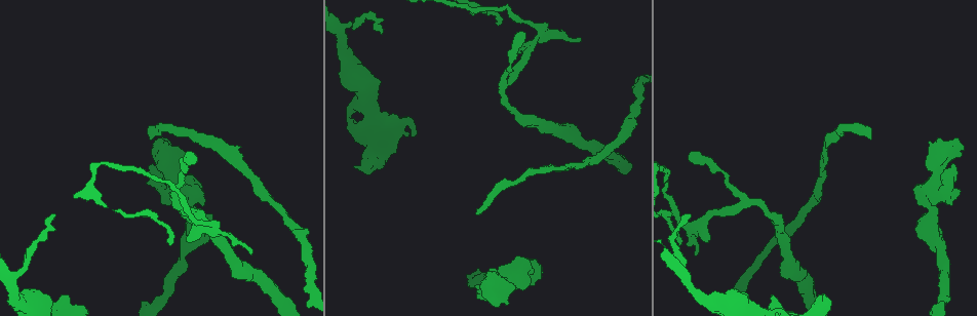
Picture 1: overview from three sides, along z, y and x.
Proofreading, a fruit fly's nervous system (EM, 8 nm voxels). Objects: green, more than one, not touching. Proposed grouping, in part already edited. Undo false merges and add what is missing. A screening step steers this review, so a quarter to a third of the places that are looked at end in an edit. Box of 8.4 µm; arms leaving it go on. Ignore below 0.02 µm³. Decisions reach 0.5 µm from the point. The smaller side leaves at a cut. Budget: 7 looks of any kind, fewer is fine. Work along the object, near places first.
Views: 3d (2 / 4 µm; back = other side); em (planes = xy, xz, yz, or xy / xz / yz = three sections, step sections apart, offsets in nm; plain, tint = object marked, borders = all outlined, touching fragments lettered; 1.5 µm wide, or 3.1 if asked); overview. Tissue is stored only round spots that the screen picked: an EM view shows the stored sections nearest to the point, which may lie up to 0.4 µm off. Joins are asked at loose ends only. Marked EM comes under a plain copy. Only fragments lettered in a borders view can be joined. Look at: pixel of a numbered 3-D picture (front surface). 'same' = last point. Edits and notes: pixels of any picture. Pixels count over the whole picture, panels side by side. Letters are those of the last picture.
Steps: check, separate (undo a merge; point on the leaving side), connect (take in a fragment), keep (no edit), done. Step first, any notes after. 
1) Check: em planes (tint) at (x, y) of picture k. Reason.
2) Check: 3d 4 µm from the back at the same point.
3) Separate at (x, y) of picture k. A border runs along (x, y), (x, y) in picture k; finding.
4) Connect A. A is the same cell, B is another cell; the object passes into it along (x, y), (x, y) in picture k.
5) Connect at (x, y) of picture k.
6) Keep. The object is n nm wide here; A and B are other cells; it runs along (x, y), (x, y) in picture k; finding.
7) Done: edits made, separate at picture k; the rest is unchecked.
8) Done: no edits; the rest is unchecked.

Check: em planes (borders) at (479, 295) of picture 1.

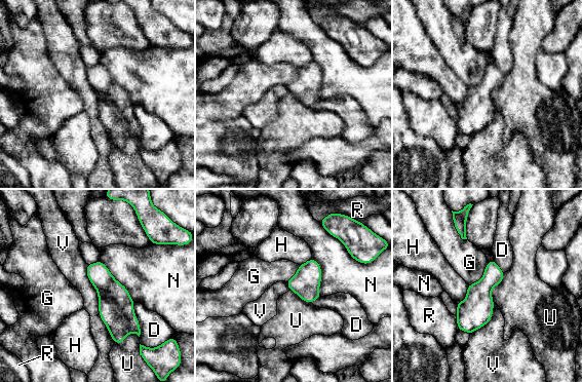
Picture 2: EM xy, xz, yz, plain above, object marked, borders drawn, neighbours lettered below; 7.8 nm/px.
Keep. The longest contact is with V, 650 nm; D, G, H, N, R, U and V are other cells; a border runs along (488, 261), (482, 276), (468, 284) in picture 2; none of them fits.

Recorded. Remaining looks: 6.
Check: em yz step 4 (borders) at (539, 270) of picture 1.

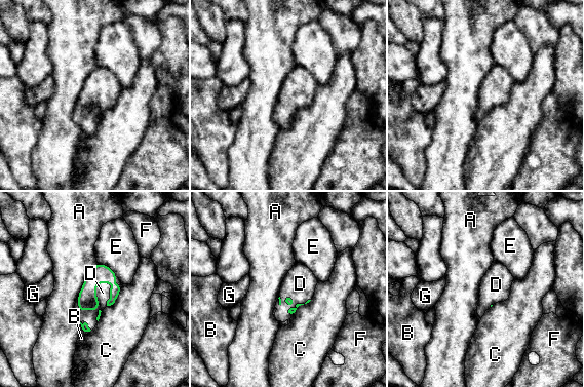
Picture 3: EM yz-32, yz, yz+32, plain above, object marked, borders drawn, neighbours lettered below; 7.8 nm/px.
Connect D. D is the same cell, A, B, C, E, F and G are other cells; the object passes into it along (87, 300), (98, 299), (89, 316) in picture 3; it goes on there.

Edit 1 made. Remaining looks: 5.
Check: overview.

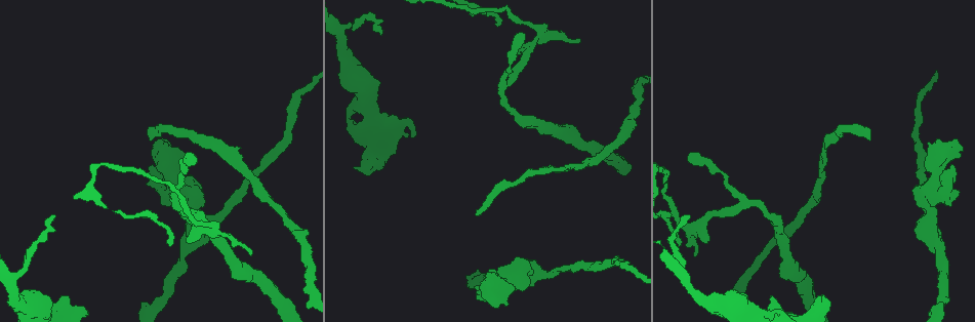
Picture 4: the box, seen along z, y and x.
Check: 3d 4 µm at (397, 118) of picture 4. Branch stops here.

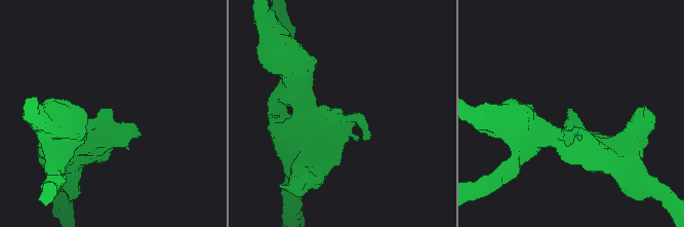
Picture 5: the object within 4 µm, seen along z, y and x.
Check: em xy step 4 (borders) at (111, 109) of picture 5. Shape alone is not enough.

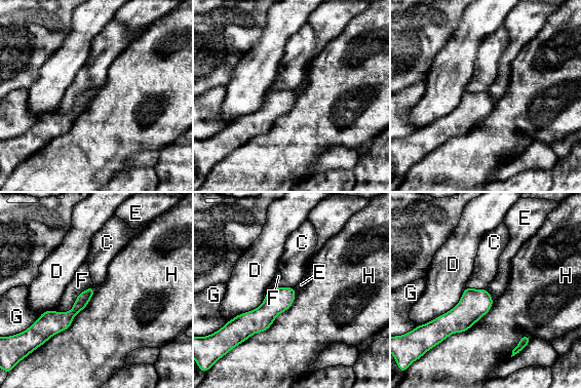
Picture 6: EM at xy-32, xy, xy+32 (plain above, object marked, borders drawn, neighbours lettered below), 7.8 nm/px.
Keep. C, D, E, F, G and H are other cells; a border runs along (296, 292), (265, 331), (242, 342) in picture 6; none of them fits.

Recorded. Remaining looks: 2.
Done: edits made, connect at picture 3; the rest is unchecked.

